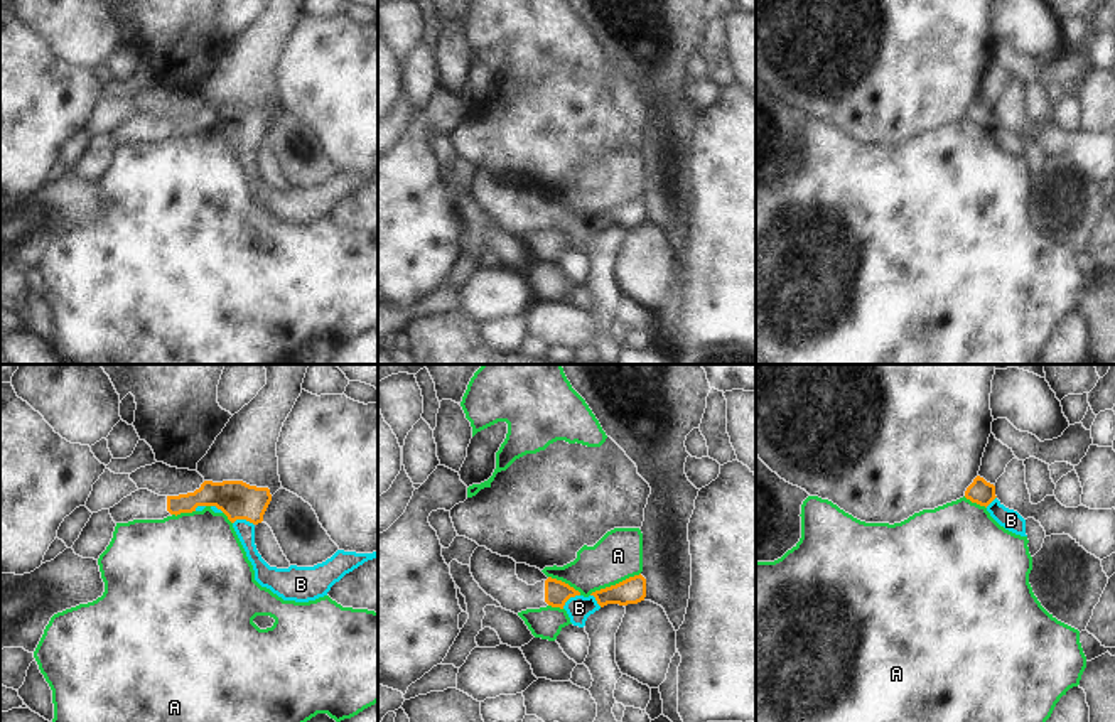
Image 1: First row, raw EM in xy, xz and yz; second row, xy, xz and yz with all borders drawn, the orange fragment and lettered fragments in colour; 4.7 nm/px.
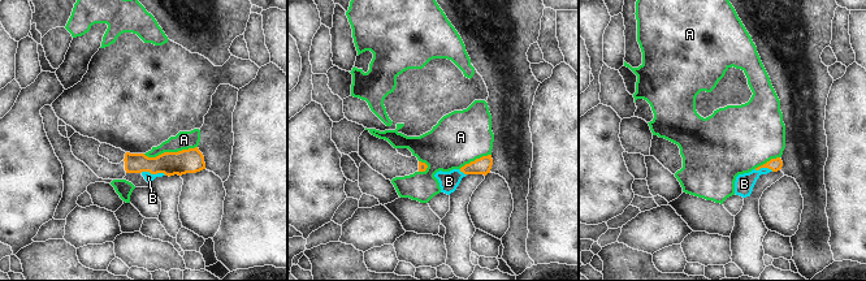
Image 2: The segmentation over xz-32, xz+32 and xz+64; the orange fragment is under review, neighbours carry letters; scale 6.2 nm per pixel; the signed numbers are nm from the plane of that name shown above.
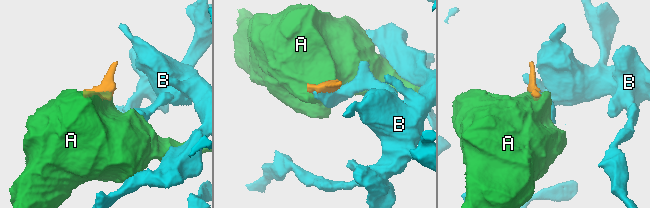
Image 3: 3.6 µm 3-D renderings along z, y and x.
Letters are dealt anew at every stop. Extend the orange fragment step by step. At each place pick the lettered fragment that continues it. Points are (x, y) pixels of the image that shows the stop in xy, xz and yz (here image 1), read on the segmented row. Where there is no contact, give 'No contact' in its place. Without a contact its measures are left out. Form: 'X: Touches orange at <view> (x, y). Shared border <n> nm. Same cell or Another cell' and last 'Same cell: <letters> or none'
A: Touches orange at xz (616, 584). Shared border 260 nm. Another cell
B: Touches orange at xy (243, 518). Shared border 110 nm. Same cell
Same cell: B

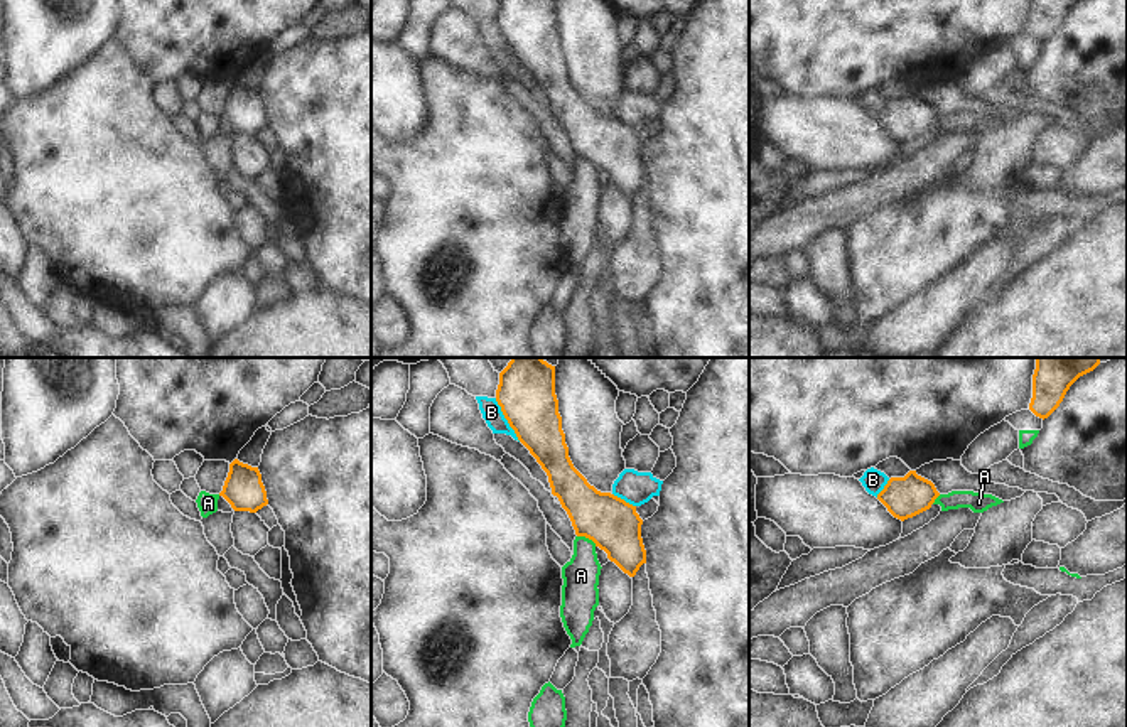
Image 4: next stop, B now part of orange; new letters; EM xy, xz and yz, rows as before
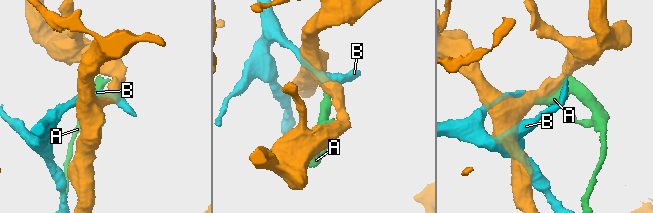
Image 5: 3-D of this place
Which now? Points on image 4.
A: Touches orange at xz (587, 537). Shared border 110 nm. Another cell
B: Touches orange at xz (506, 419). Shared border 240 nm. Another cell
Same cell: none

